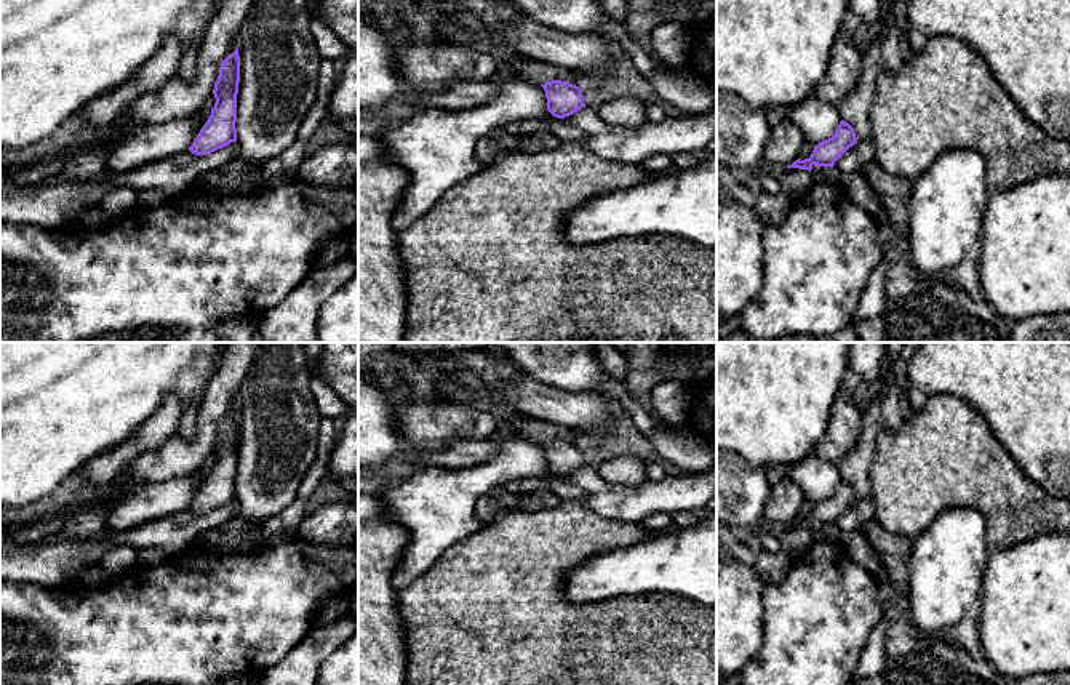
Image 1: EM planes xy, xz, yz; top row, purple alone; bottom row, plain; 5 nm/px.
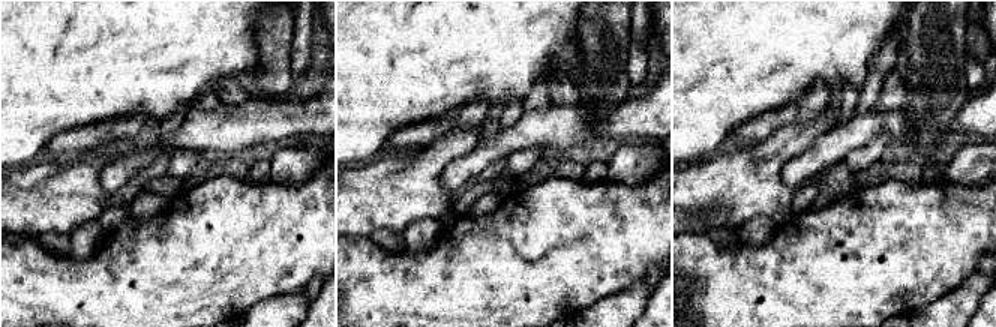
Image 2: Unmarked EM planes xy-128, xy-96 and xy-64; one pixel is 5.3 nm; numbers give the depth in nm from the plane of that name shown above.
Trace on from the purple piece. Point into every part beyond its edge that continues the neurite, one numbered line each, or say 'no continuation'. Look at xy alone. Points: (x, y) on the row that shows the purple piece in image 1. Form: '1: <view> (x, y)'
no continuation

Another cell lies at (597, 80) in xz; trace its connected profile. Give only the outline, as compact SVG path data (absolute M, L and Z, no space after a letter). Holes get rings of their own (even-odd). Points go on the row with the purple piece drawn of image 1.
M593 74L593 75L577 75L574 85L582 88L589 86L590 90L603 90L611 82L609 74Z

